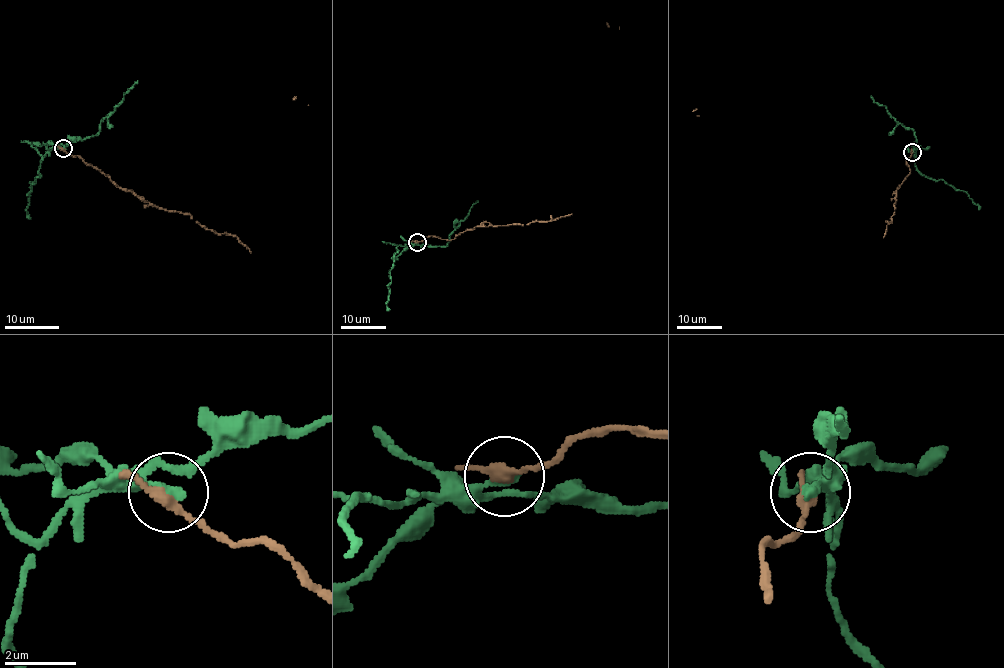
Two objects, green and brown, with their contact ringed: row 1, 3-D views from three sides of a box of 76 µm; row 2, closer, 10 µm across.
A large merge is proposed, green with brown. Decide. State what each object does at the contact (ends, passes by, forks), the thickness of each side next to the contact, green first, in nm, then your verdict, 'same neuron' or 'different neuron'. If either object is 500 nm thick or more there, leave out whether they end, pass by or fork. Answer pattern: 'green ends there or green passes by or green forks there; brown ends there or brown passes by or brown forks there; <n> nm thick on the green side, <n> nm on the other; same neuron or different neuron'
green ends there; brown passes by; 320 nm thick on the green side, 280 nm on the other; different neuron

